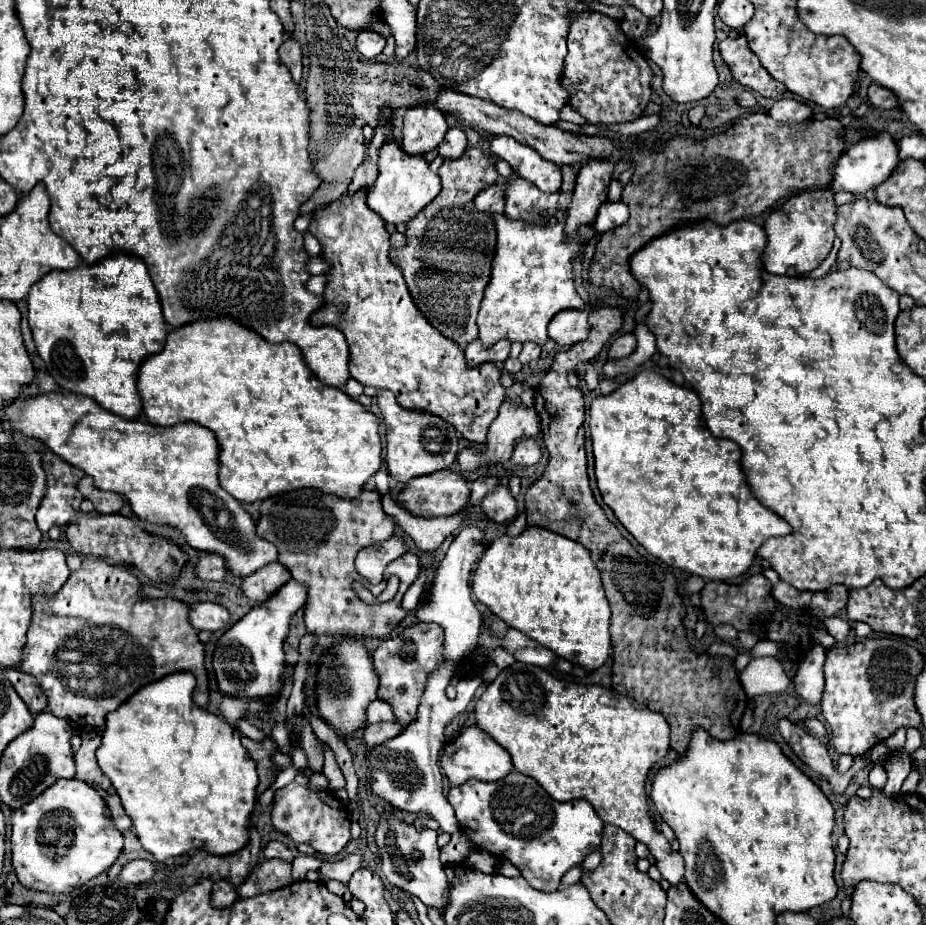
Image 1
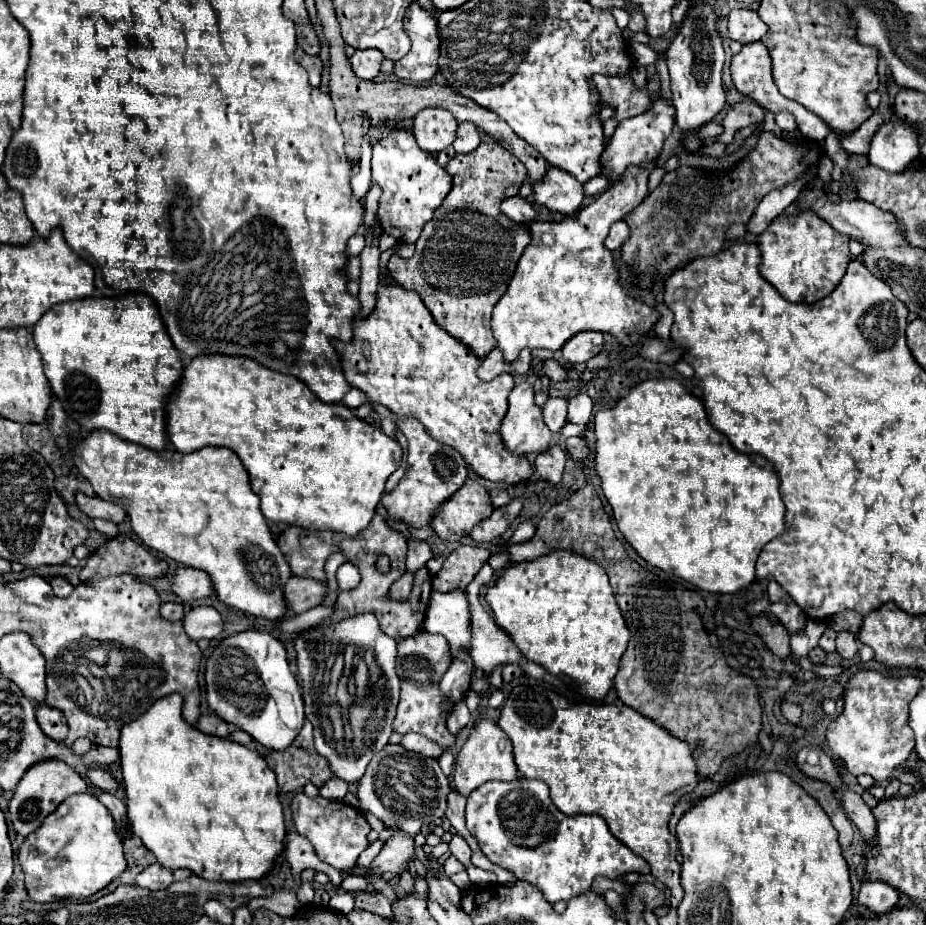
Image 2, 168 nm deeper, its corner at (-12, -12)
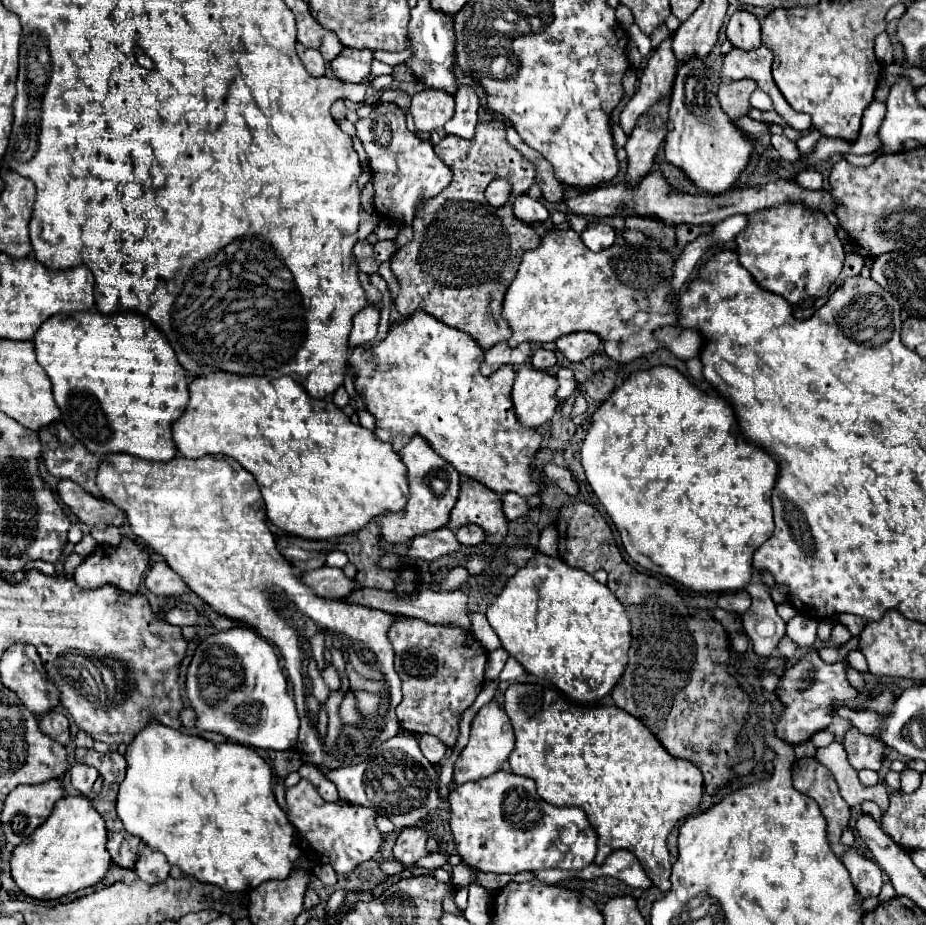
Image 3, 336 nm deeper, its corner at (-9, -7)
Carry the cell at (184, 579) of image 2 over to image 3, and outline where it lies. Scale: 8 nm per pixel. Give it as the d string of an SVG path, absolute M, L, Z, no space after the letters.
M166 561L152 563L146 575L146 587L160 597L182 597L190 593L190 587L184 583L182 577L178 577L178 573Z

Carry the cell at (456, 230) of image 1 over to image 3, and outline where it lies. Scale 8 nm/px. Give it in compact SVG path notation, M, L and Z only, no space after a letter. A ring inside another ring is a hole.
M496 119L478 123L474 139L446 135L438 145L434 145L436 155L450 167L454 179L442 191L442 195L436 195L434 199L430 199L430 203L426 203L426 207L418 209L418 215L412 223L414 239L398 249L390 259L390 267L400 283L400 293L394 301L400 315L406 317L416 309L424 309L438 321L468 333L482 349L490 349L496 343L510 339L510 327L506 327L506 321L500 317L502 295L514 281L524 251L538 247L540 239L540 235L528 223L516 219L512 213L512 203L516 195L528 191L528 187L534 183L536 171L528 159L524 159L514 147L506 143L504 127L506 125ZM494 179L506 179L512 185L510 197L502 207L492 207L484 195L486 187Z

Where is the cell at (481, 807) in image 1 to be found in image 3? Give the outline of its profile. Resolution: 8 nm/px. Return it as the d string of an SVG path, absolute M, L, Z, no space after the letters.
M498 771L486 779L458 785L450 793L448 809L450 809L448 821L452 827L458 855L462 857L464 863L468 863L470 867L474 865L480 871L512 873L512 875L522 873L522 871L532 871L534 879L548 885L556 885L570 878L589 881L602 876L618 877L634 889L646 889L652 885L650 879L646 877L640 861L630 851L612 851L604 864L597 866L594 863L594 857L598 853L598 833L590 825L588 815L578 807L556 807L556 805L546 803L536 793L536 783L530 777L522 777L512 771Z

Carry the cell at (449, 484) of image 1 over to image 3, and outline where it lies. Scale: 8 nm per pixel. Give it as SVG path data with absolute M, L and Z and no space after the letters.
M462 479L460 497L450 513L450 529L460 529L462 525L476 523L484 527L486 541L498 545L506 535L506 517L502 513L502 499L492 489L484 487L474 479Z

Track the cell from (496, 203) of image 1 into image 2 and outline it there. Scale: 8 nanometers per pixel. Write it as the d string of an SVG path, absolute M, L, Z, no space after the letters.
M513 196L513 198L505 200L501 204L501 210L517 224L529 224L537 218L537 210L533 208L533 204L521 196Z

